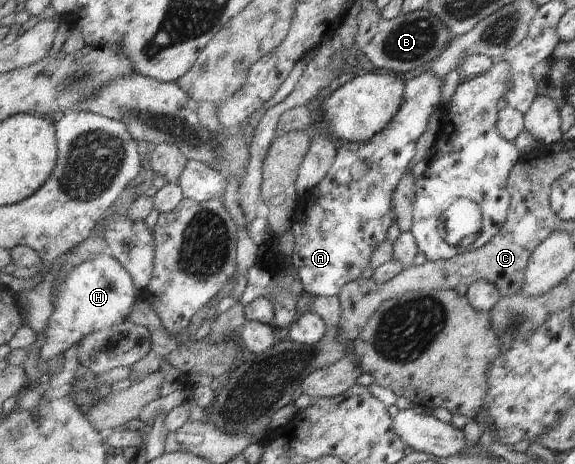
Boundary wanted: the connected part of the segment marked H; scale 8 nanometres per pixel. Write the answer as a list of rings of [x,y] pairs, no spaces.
[[[104,252],[73,268],[53,294],[54,312],[46,330],[45,342],[41,346],[44,365],[75,346],[81,338],[124,322],[136,304],[136,288],[132,276],[110,252]]]

